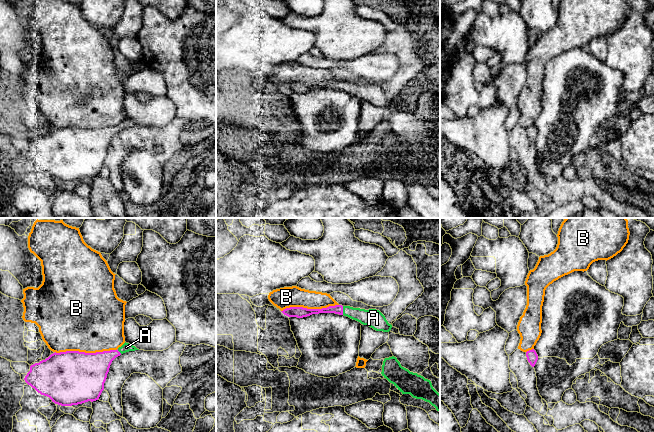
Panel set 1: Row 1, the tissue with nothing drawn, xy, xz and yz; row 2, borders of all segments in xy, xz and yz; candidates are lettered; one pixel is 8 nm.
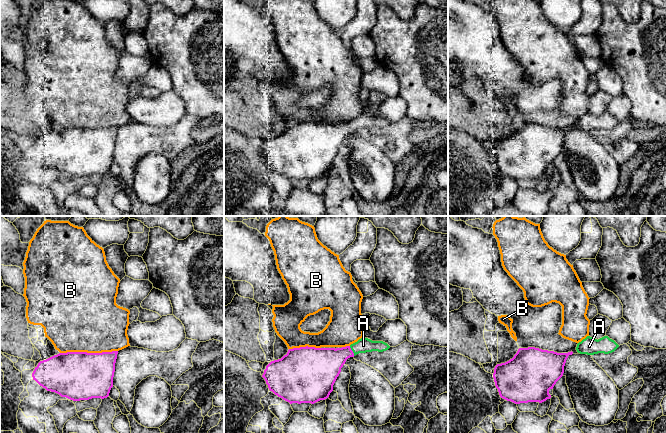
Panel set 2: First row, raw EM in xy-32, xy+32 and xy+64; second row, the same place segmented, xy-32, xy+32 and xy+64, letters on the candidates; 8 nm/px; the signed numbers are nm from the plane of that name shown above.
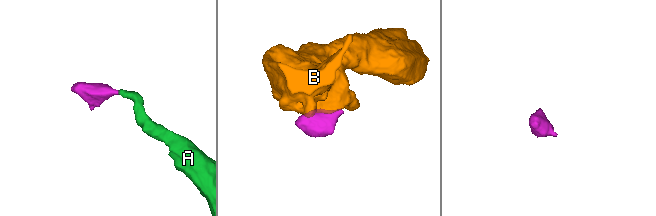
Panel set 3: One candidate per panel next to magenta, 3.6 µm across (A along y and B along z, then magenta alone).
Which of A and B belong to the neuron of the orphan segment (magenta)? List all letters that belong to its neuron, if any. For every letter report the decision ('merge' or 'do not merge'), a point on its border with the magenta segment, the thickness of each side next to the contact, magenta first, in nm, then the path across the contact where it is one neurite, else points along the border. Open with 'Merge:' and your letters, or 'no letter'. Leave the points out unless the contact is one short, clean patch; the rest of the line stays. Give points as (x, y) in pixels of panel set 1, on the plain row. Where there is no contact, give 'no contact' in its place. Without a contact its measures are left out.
Merge: A
A: merge | xz (342, 86) | 80/140 nm | across xz (337, 85), (342, 86), (365, 93), (372, 93)
B: do not merge | xy (86, 129) | 440/480 nm | along xy (117, 124), (95, 128), (55, 128)

